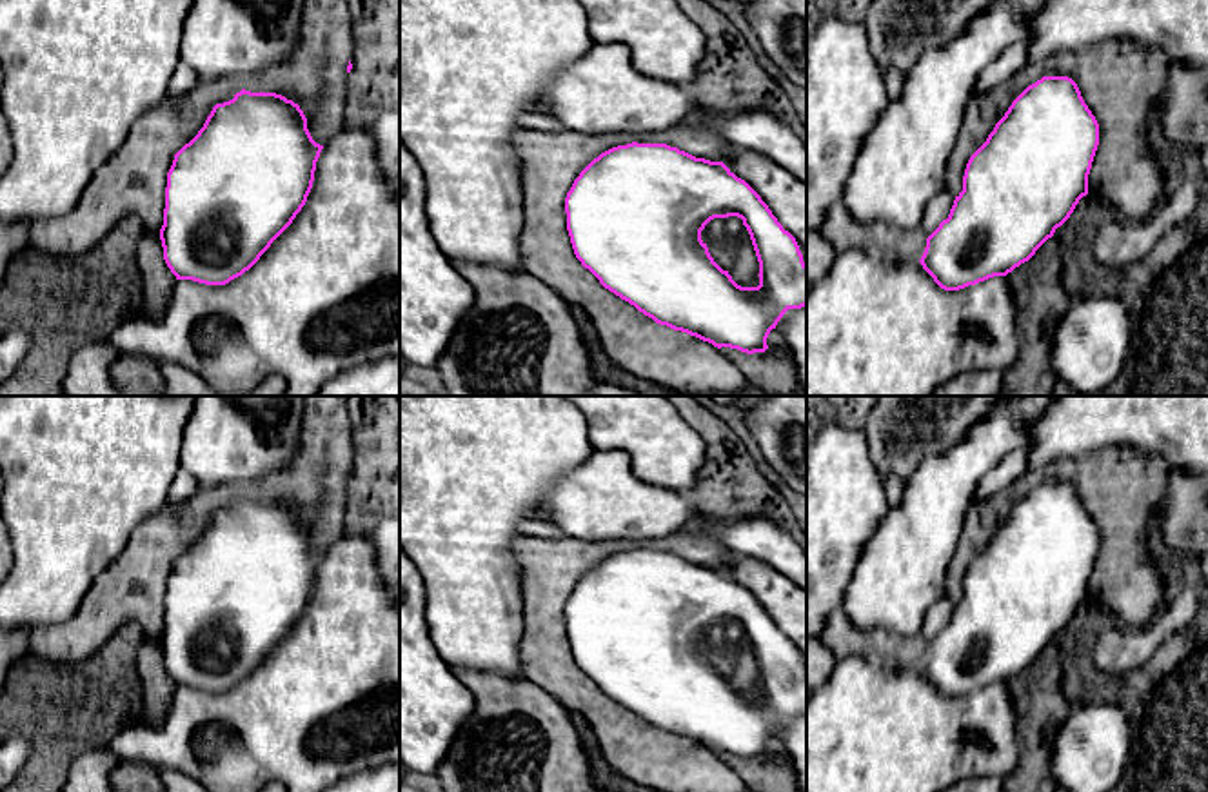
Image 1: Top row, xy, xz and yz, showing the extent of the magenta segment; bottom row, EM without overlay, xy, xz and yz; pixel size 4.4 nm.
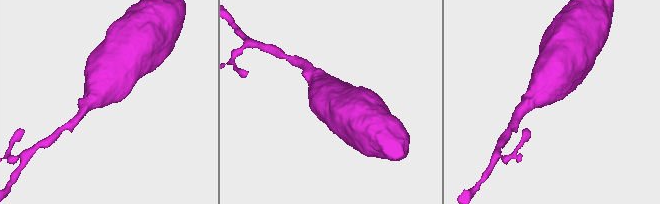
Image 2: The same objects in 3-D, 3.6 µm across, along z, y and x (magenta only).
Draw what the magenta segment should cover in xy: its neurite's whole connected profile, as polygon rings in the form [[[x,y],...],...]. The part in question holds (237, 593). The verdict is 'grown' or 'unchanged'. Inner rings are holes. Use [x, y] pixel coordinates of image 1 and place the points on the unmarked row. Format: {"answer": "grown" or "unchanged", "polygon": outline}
{"answer": "unchanged", "polygon": [[[242,496],[233,507],[216,510],[198,541],[174,561],[167,579],[160,647],[176,687],[225,692],[249,678],[305,612],[322,556],[300,512],[282,501]]]}

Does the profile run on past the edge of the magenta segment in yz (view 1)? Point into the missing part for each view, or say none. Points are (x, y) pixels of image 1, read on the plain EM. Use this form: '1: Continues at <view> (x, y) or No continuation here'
1: No continuation here

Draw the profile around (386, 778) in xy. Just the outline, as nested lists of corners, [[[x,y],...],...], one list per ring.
[[[383,765],[343,777],[323,792],[400,792],[400,767]]]

